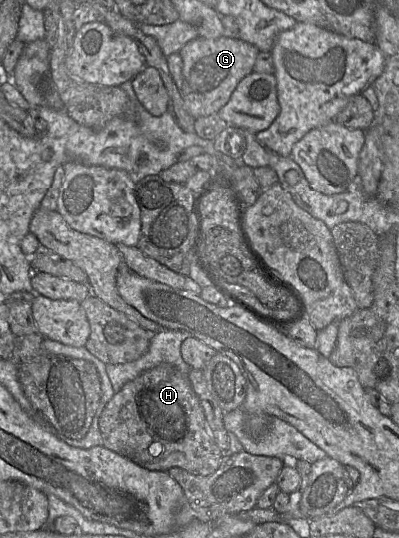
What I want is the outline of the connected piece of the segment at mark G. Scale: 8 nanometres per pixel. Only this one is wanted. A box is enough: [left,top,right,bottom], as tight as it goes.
[179,37,259,119]

